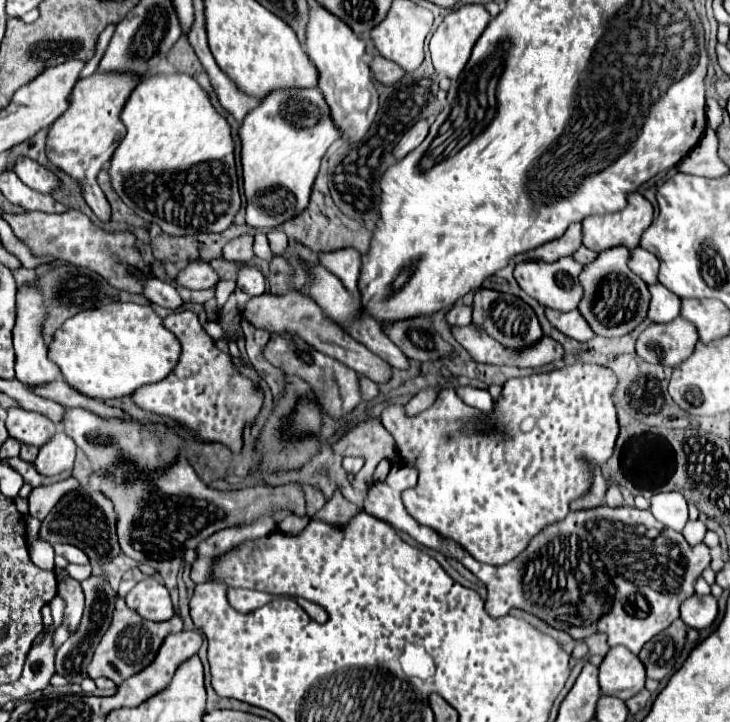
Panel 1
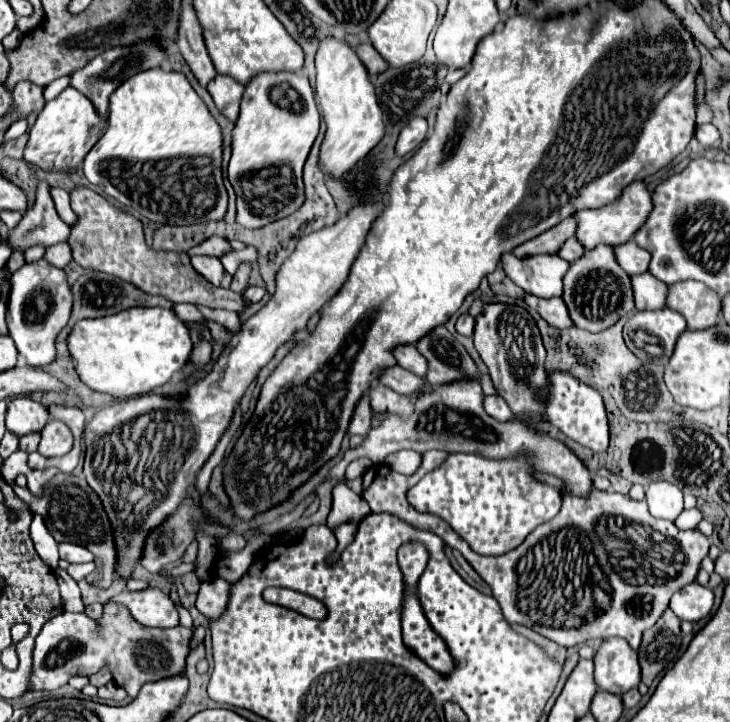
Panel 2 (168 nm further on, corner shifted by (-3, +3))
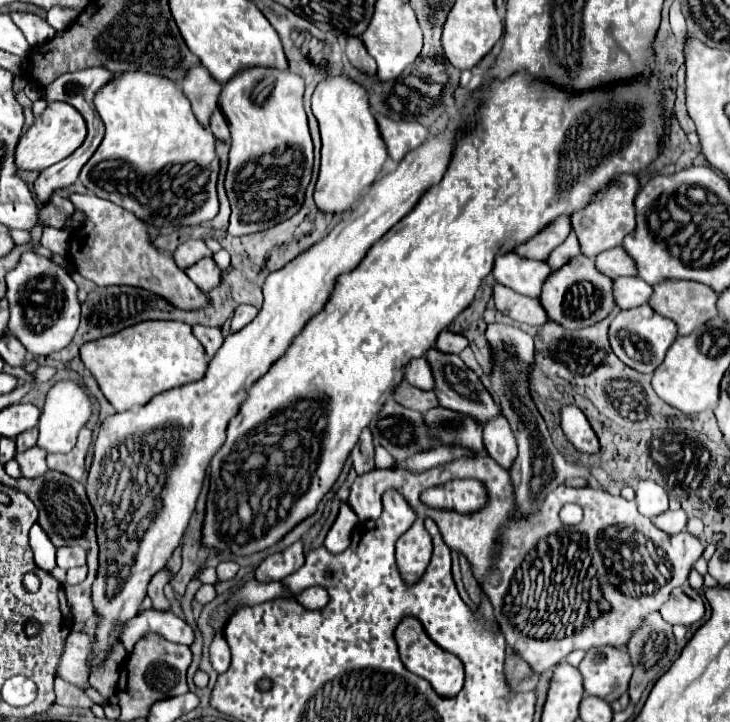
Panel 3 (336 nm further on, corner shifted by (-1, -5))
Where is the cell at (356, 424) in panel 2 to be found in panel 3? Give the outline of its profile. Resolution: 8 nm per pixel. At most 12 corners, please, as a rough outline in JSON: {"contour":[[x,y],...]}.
{"contour":[[369,428],[361,432],[351,450],[357,474],[375,468],[373,438]]}

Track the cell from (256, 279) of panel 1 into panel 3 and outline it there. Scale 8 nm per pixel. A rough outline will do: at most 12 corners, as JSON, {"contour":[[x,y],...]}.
{"contour":[[243,304],[235,310],[231,332],[241,330],[257,316],[257,308]]}

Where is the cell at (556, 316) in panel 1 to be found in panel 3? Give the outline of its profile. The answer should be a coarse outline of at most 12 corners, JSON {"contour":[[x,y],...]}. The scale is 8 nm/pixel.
{"contour":[[495,284],[497,310],[517,322],[549,320],[539,300]]}

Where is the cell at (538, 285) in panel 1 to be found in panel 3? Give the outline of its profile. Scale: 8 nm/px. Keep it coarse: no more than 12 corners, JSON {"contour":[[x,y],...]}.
{"contour":[[515,252],[495,258],[499,284],[539,298],[551,276],[547,262]]}

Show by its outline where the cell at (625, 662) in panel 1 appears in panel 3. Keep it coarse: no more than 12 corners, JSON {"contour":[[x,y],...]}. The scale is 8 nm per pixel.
{"contour":[[625,648],[587,650],[579,664],[585,694],[609,704],[631,680]]}

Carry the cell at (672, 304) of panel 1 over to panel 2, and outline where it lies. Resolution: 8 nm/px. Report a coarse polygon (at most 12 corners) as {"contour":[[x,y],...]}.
{"contour":[[631,276],[637,310],[665,308],[667,286]]}

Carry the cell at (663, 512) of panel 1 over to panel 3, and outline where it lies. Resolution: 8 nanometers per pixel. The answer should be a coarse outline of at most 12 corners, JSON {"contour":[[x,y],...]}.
{"contour":[[655,480],[639,482],[639,512],[657,518],[669,510],[669,494]]}

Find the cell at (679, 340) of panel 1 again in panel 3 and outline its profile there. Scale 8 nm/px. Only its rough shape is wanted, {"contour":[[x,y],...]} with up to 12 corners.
{"contour":[[649,304],[621,310],[609,342],[621,362],[655,372],[677,338]]}

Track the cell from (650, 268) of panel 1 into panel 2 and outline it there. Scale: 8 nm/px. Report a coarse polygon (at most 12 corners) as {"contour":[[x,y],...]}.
{"contour":[[633,240],[615,246],[629,276],[647,272],[649,252]]}

